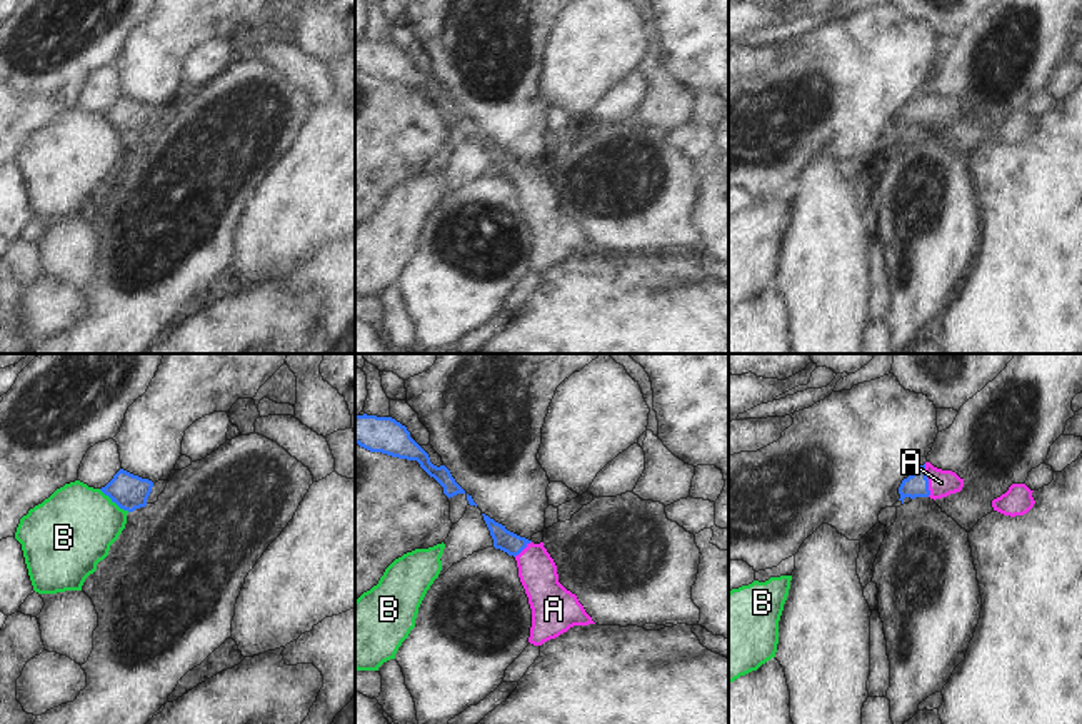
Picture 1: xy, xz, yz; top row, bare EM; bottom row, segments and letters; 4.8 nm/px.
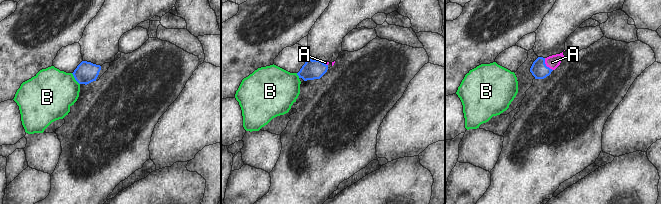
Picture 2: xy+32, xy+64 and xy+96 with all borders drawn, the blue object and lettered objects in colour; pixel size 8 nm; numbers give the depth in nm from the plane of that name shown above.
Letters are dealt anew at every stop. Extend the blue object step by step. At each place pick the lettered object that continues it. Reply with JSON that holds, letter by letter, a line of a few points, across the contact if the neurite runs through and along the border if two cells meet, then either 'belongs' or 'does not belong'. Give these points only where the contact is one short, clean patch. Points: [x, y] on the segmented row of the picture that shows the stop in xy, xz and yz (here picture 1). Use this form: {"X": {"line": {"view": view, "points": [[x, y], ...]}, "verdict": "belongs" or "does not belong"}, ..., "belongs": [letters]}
{"A": {"line": {"view": "yz", "points": [[914, 486], [927, 481], [941, 482]]}, "verdict": "belongs"}, "B": {"line": {"view": "xy", "points": [[99, 489], [129, 511]]}, "verdict": "does not belong"}, "belongs": ["A"]}

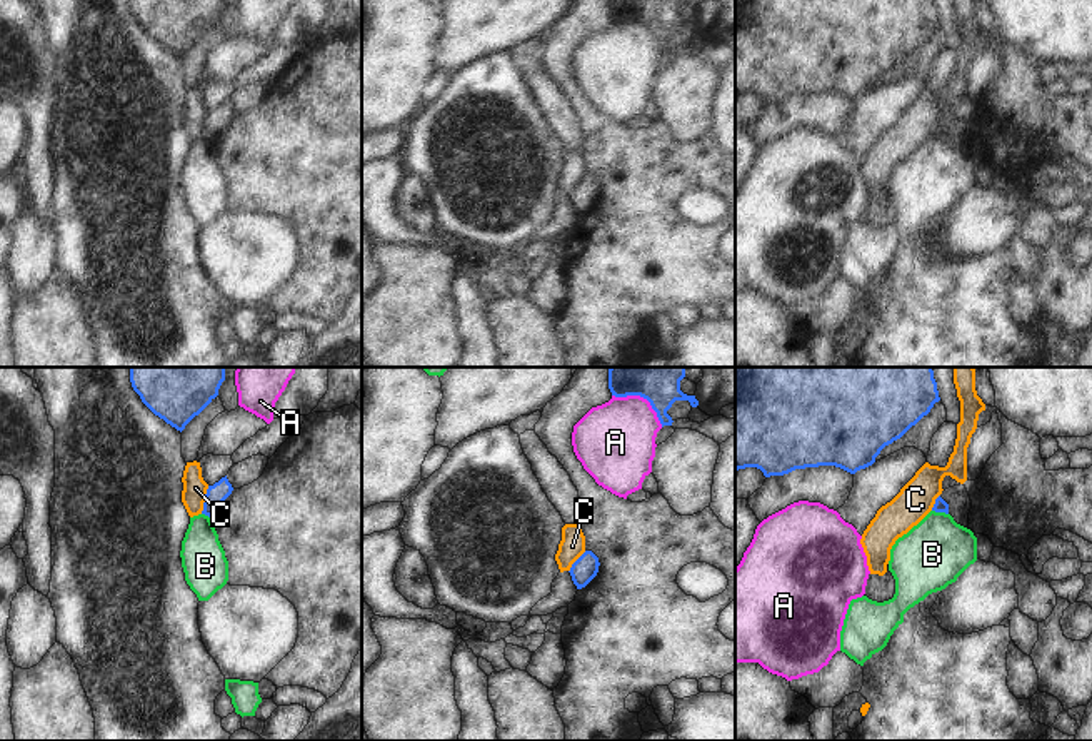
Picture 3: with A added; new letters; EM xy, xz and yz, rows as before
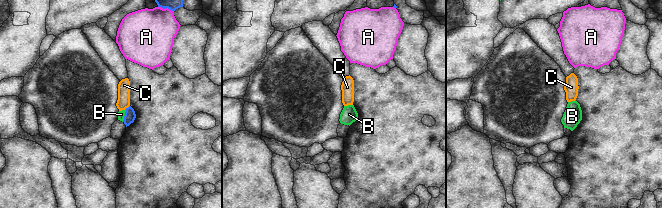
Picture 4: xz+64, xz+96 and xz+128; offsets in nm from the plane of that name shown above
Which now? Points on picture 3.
{"A": {"verdict": "does not belong"}, "B": {"line": {"view": "yz", "points": [[932, 509], [947, 514]]}, "verdict": "does not belong"}, "C": {"line": {"view": "xy", "points": [[209, 486], [200, 513]]}, "verdict": "does not belong"}, "belongs": []}

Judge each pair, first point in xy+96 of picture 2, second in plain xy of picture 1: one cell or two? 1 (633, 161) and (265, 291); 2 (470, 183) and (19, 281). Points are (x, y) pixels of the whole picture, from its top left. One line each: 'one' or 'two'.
1: one
2: two

